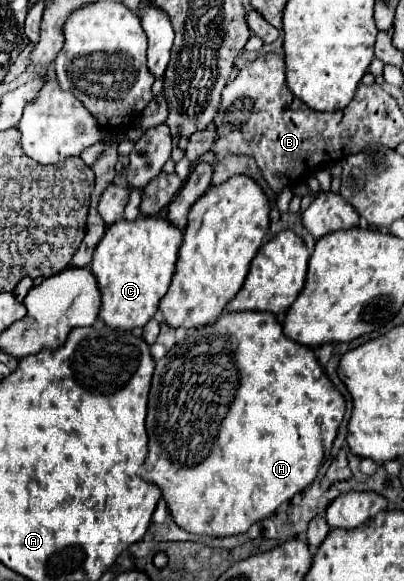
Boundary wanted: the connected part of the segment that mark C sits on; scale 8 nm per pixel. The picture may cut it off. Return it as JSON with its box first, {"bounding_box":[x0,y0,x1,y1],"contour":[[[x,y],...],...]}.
{"bounding_box":[91,217,183,329],"contour":[[[139,217],[135,221],[119,219],[107,227],[91,263],[91,271],[95,273],[103,295],[99,317],[105,325],[117,329],[145,327],[145,323],[155,315],[159,299],[171,285],[181,243],[183,231],[161,217]]]}

